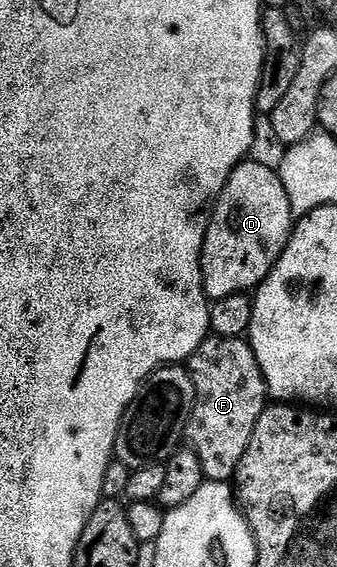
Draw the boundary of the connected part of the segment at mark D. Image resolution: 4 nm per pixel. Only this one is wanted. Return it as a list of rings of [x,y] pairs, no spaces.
[[[250,159],[229,175],[203,244],[203,289],[212,302],[259,288],[291,238],[293,214],[278,172]]]

